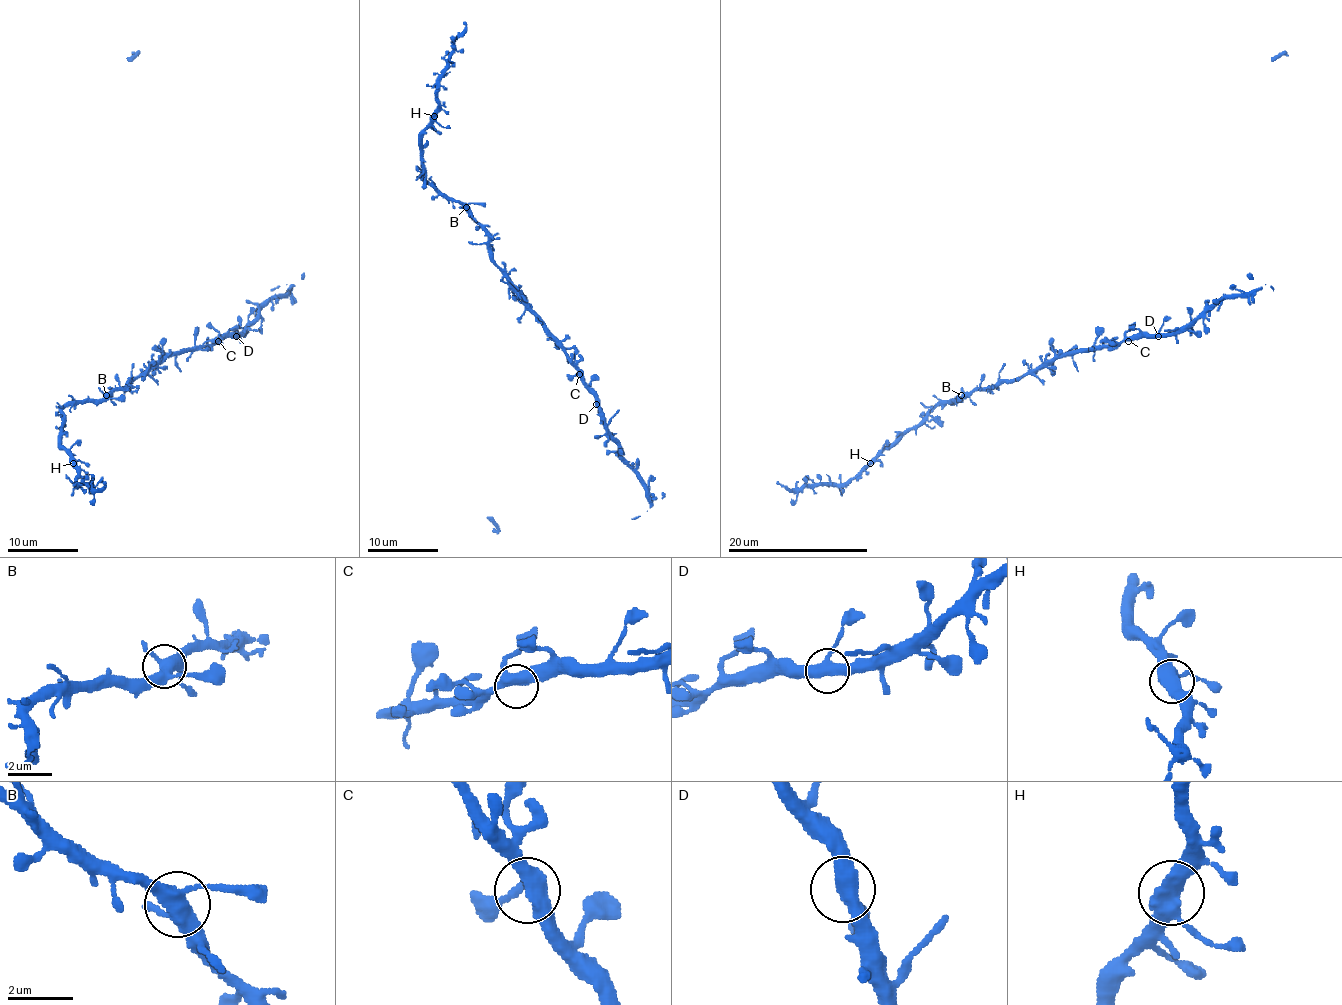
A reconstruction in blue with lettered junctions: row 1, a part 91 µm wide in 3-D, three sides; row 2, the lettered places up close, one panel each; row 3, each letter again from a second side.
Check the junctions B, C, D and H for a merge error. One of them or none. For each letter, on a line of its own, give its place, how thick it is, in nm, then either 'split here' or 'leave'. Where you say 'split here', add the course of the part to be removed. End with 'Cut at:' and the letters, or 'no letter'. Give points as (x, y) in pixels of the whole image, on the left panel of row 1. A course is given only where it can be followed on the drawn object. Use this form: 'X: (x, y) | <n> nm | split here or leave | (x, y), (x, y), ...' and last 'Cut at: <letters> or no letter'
B: (106, 395) | 440 nm | leave
C: (218, 341) | 400 nm | leave
D: (236, 336) | 400 nm | leave
H: (73, 463) | 440 nm | leave
Cut at: no letter

